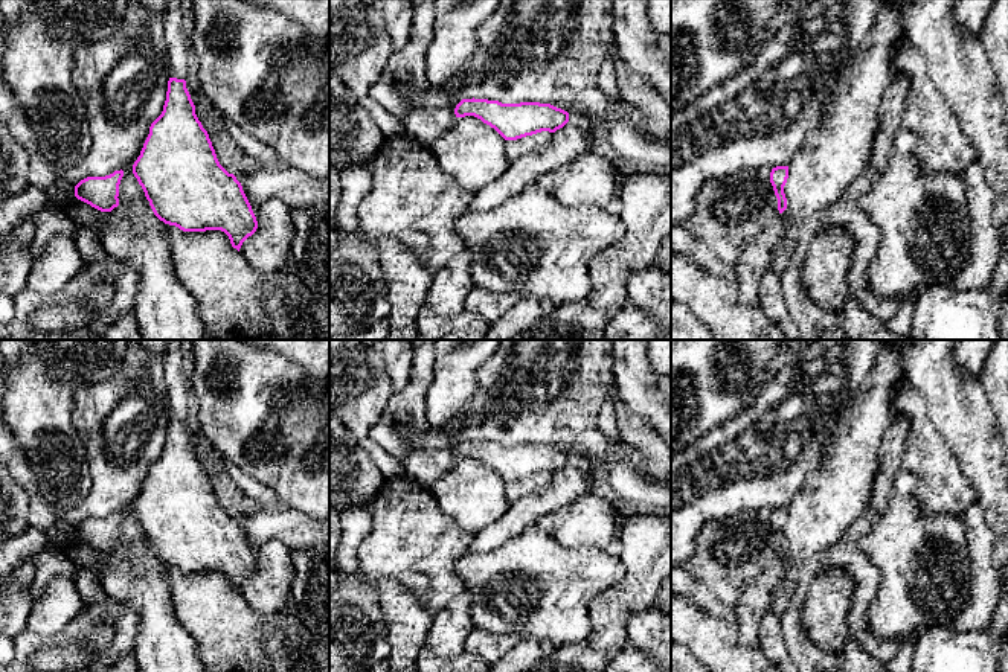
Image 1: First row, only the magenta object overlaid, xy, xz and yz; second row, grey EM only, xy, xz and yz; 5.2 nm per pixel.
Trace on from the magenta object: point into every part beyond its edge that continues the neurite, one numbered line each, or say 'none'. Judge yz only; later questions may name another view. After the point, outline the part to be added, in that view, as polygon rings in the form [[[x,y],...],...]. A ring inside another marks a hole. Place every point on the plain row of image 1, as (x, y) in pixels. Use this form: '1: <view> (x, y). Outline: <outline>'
none

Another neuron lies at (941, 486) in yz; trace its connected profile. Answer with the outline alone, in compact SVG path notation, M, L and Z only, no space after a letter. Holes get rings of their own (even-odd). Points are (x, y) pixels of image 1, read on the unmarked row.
M906 379L895 392L898 419L910 421L903 450L903 468L917 478L917 497L927 514L950 514L964 518L978 494L964 475L959 462L927 418L926 401Z

